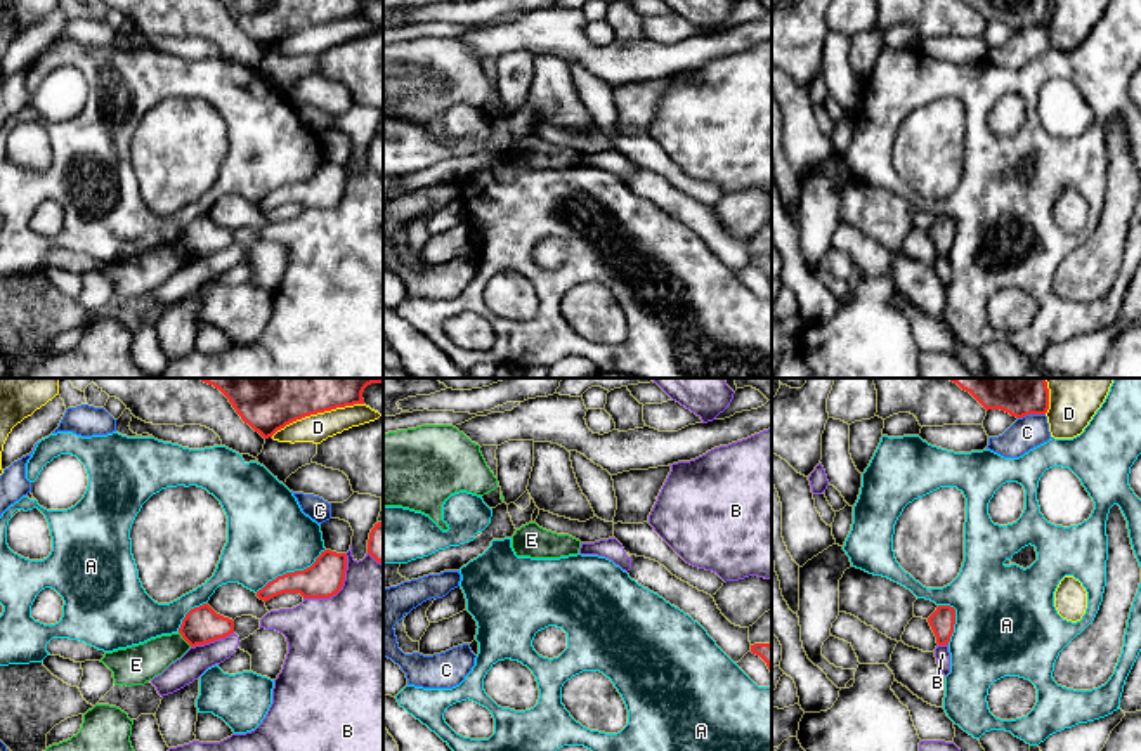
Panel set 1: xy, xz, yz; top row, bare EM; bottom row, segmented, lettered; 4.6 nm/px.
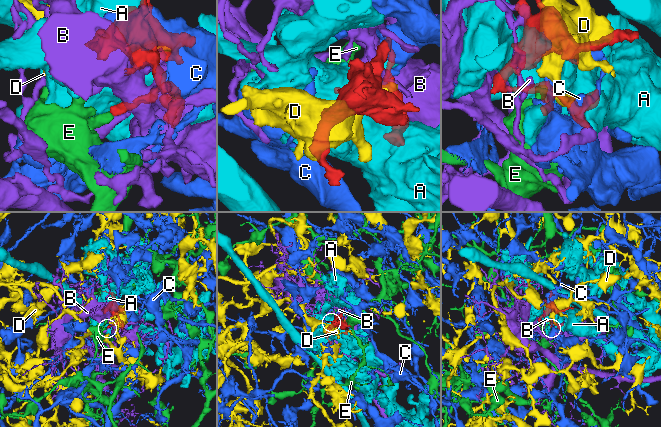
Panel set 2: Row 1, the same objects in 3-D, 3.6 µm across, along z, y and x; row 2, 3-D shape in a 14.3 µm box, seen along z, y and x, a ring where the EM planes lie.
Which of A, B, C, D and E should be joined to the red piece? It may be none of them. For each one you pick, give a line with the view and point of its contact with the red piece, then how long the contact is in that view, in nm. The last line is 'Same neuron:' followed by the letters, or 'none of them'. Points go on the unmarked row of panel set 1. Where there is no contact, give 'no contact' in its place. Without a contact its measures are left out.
Same neuron: none of them

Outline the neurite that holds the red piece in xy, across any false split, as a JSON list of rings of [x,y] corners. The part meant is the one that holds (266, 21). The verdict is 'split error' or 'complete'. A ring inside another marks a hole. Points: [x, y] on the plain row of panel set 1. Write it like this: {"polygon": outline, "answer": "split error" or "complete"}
{"polygon": [[[218,0],[264,50],[310,26],[364,16],[364,0]]], "answer": "complete"}

